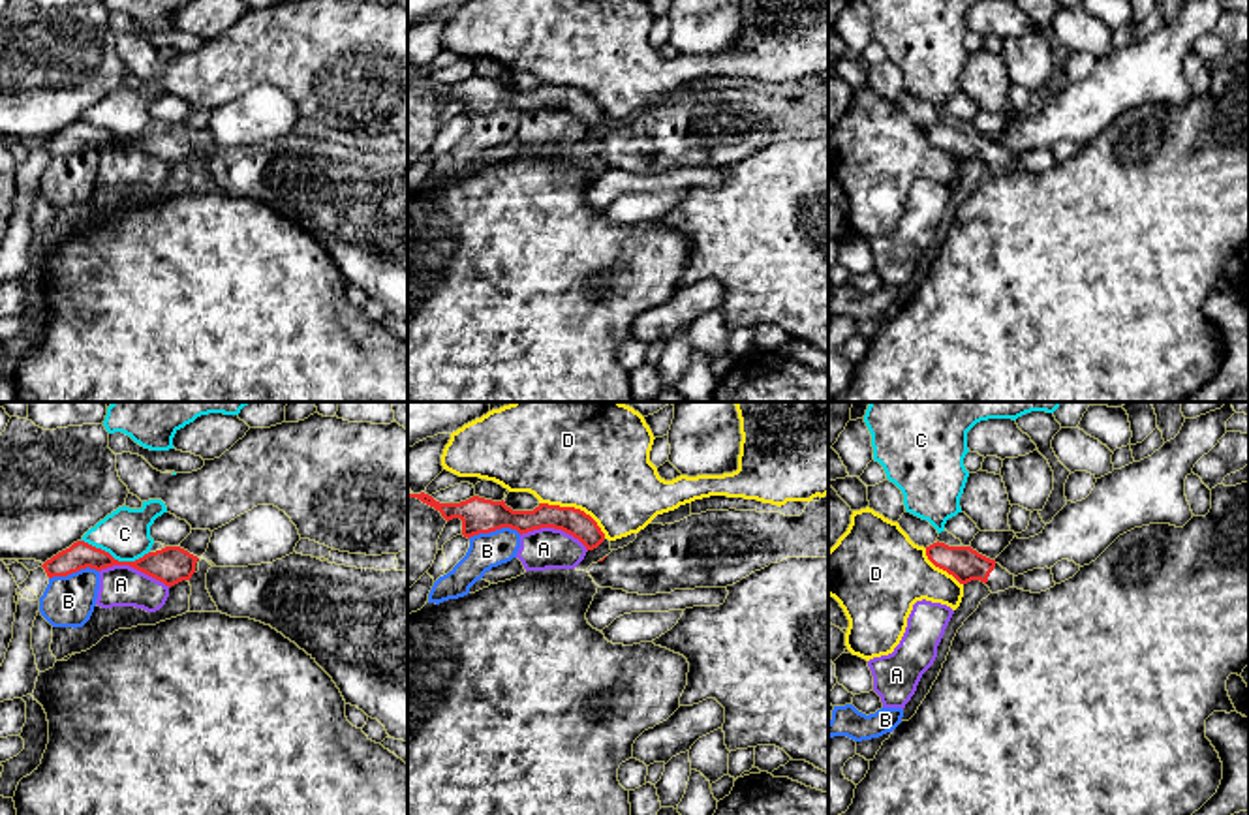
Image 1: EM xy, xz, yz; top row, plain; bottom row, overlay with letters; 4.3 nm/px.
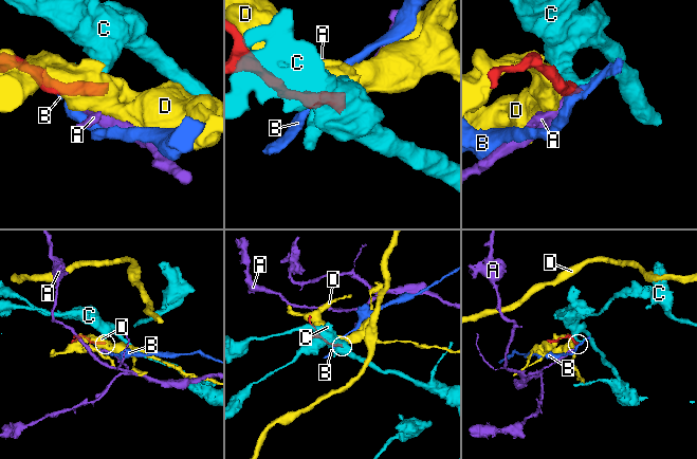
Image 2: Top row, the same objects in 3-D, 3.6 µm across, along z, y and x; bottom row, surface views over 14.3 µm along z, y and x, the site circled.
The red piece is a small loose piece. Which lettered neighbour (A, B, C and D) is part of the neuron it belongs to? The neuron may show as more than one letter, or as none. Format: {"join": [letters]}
{"join": []}

